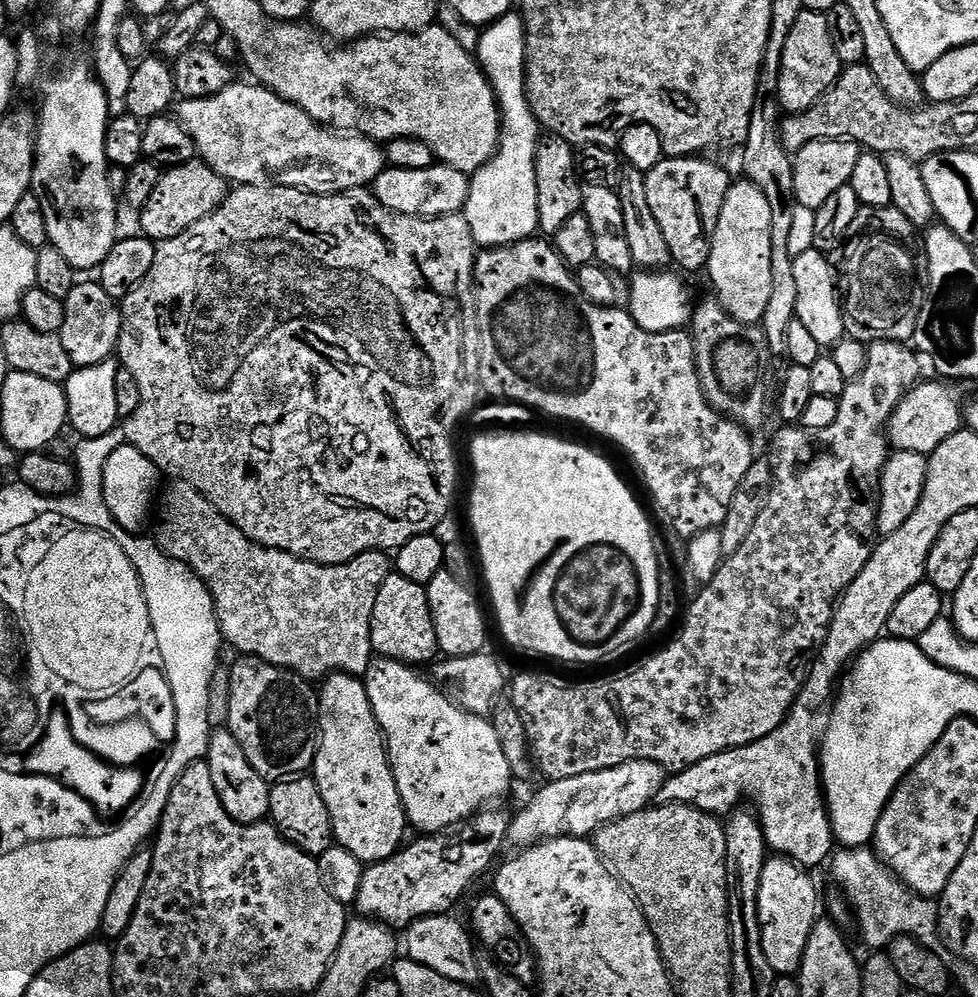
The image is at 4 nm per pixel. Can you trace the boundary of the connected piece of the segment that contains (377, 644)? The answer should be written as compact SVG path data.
M389 574L386 582L382 582L372 615L372 650L377 657L400 660L413 666L427 665L437 659L440 652L438 634L434 630L434 618L425 585L410 582L410 578L402 578L399 574Z

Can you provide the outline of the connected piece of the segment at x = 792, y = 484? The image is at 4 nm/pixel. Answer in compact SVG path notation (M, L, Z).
M880 340L877 344L870 344L862 374L854 380L849 380L844 395L839 399L838 418L834 418L834 426L826 426L826 430L821 432L805 432L799 426L781 427L781 432L777 434L776 441L772 444L771 459L774 461L772 489L766 498L766 506L758 514L750 534L746 534L746 538L741 540L738 550L725 559L712 581L699 589L700 593L697 594L696 601L689 608L687 605L682 616L684 633L681 636L673 635L667 641L668 648L654 653L652 660L646 661L641 668L634 669L629 676L624 676L621 680L600 680L597 684L572 684L567 688L564 684L555 684L554 681L547 680L544 676L535 676L532 672L517 674L516 681L513 684L511 681L510 684L510 702L518 710L526 726L530 755L539 775L545 776L543 778L545 781L578 778L578 774L610 770L631 760L652 760L655 764L661 764L665 773L675 774L714 754L722 754L730 751L731 748L741 748L750 742L758 742L758 738L766 738L766 734L778 730L780 723L788 717L788 711L792 709L796 696L804 689L808 672L826 642L832 613L836 610L836 601L848 589L850 582L854 582L854 578L862 574L866 562L870 562L872 557L872 549L878 540L876 510L880 476L884 473L884 466L890 455L890 445L885 435L888 419L892 417L892 412L902 402L908 389L916 387L921 379L919 363L921 364L921 361L917 353L907 343Z

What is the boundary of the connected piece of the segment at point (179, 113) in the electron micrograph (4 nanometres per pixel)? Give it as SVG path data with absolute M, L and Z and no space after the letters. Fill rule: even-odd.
M233 82L226 90L206 98L181 99L175 105L174 115L196 144L199 159L210 165L224 180L233 185L266 184L281 188L297 188L330 196L334 192L351 192L353 188L375 185L378 174L386 167L384 148L367 136L341 134L317 124L298 106L286 102L256 82Z

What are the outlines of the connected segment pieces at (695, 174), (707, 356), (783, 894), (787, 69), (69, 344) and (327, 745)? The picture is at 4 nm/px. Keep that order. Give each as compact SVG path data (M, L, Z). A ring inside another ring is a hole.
M665 158L644 177L646 202L650 202L672 259L688 272L707 269L718 214L722 214L722 202L726 202L728 188L734 182L722 165L704 159L708 158Z
M708 298L700 305L695 305L690 321L690 335L696 351L696 373L700 375L700 385L709 404L721 416L736 421L745 429L762 427L764 415L768 412L768 359L774 356L763 327L738 322L718 301Z
M769 858L764 861L764 869L758 882L758 918L762 934L762 950L766 954L766 962L770 962L773 973L777 977L795 977L800 971L800 963L806 954L806 942L810 942L810 930L815 926L816 913L816 884L809 873L793 860L787 858Z
M800 12L790 34L786 34L786 46L782 46L782 66L778 70L776 91L781 109L788 114L805 112L835 86L841 71L842 65L838 53L834 51L834 41L830 39L827 15L822 12Z
M99 282L92 284L77 283L74 290L64 301L64 321L58 333L66 354L70 354L76 368L89 368L101 364L104 360L113 359L120 346L120 313L121 305L102 290Z
M333 672L319 685L318 695L320 726L314 779L322 798L326 798L326 810L330 810L335 843L350 850L361 864L376 864L399 852L406 840L406 817L388 761L384 733L370 706L363 679Z

